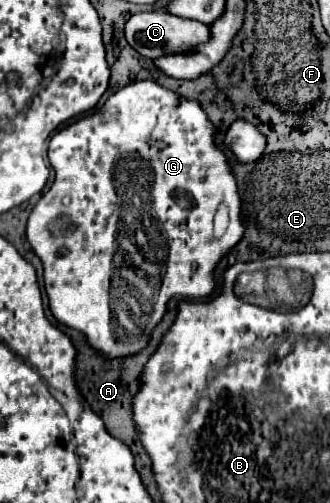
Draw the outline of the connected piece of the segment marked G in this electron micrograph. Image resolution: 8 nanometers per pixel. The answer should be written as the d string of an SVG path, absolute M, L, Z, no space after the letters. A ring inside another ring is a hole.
M143 80L143 82L133 82L133 84L117 90L115 94L111 94L107 98L107 102L101 108L97 108L95 112L89 112L89 114L81 116L79 120L67 124L65 128L59 130L59 134L55 134L51 138L49 162L55 168L55 182L49 188L49 192L43 194L43 198L33 206L29 220L27 220L25 236L27 236L33 252L43 262L45 290L49 296L51 314L55 316L55 320L59 324L65 324L69 328L79 330L81 334L85 334L89 346L93 350L97 350L105 360L115 360L115 358L125 360L125 358L133 356L137 350L147 348L149 336L151 336L153 328L157 326L157 322L161 320L161 316L165 314L167 302L171 298L195 300L195 298L205 298L205 296L213 294L213 290L215 290L213 270L215 270L217 262L223 258L223 254L227 254L233 246L239 244L239 238L243 238L245 226L241 220L241 196L237 192L237 180L235 180L235 174L231 172L229 158L225 156L225 152L215 142L215 134L217 134L217 126L211 124L211 120L207 118L205 110L201 108L201 104L197 100L187 100L187 98L159 86L157 82ZM221 202L225 202L229 206L229 218L231 220L229 220L227 232L221 238L215 238L213 236L213 216L215 216L217 206ZM139 214L141 214L141 218L151 218L151 220L155 218L155 222L139 222ZM53 216L67 216L67 220L73 222L77 228L69 236L53 236L49 232Z

